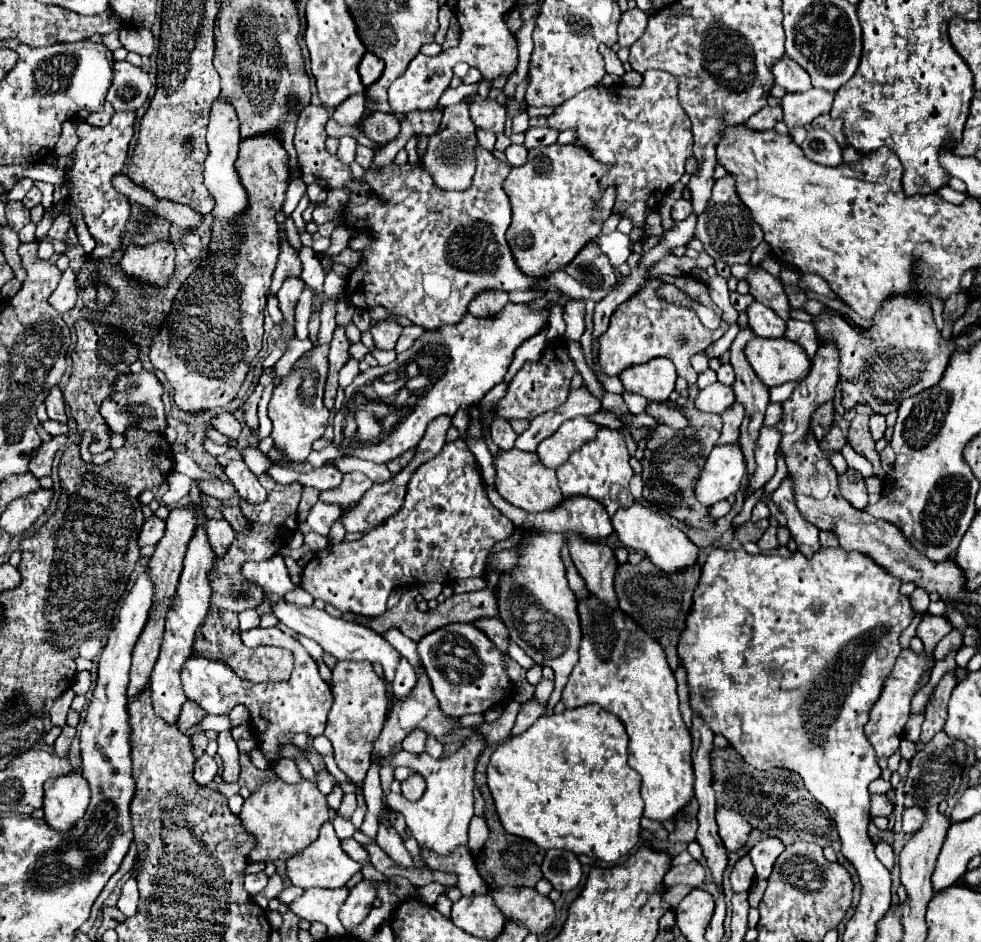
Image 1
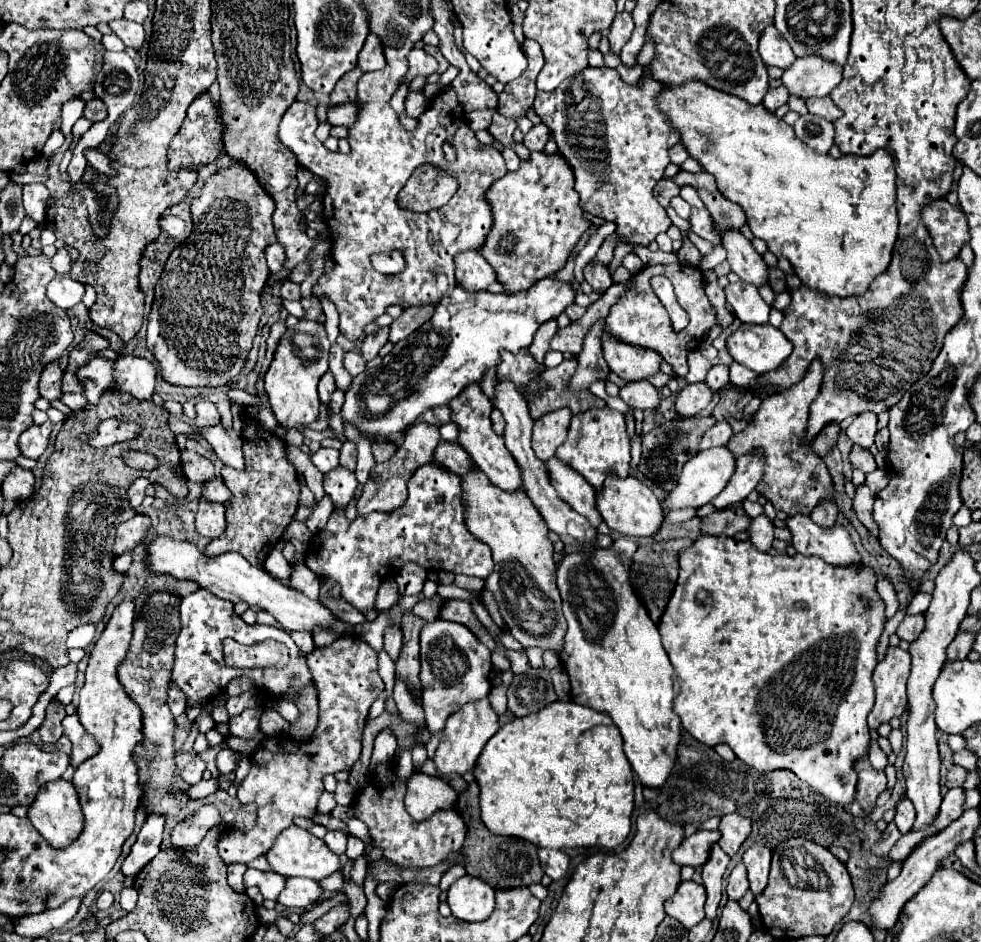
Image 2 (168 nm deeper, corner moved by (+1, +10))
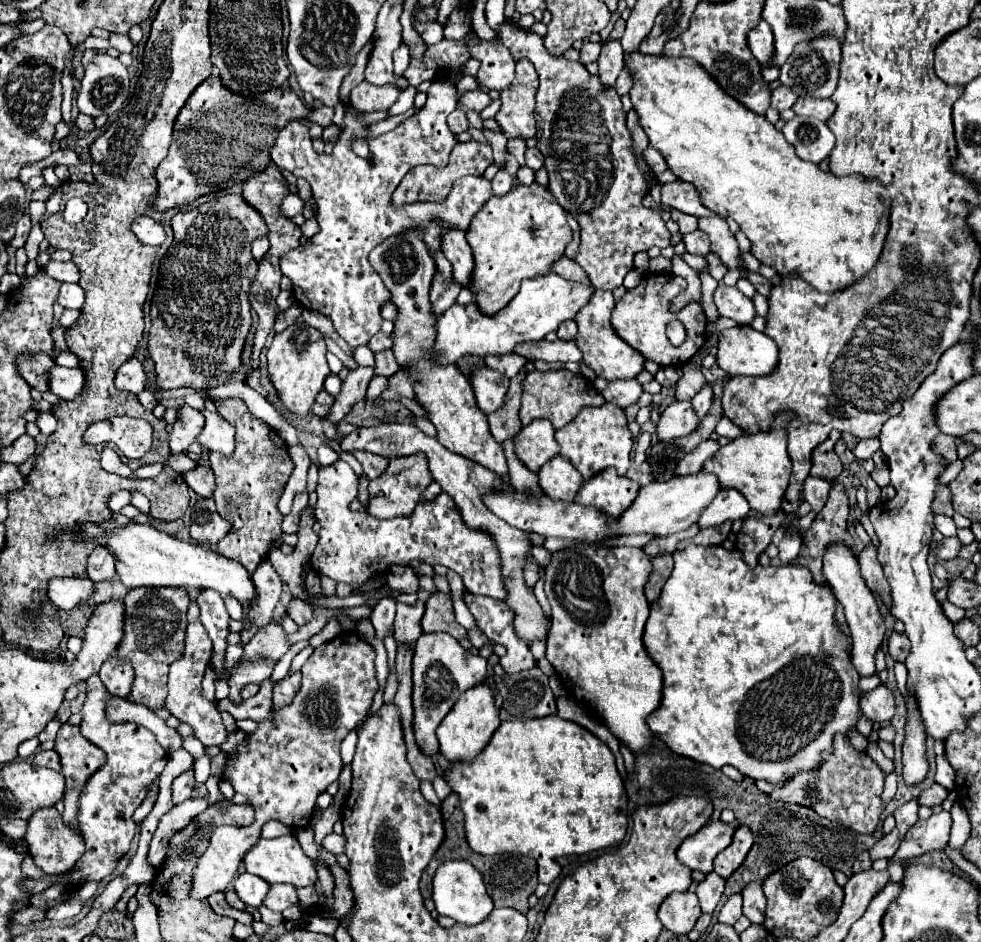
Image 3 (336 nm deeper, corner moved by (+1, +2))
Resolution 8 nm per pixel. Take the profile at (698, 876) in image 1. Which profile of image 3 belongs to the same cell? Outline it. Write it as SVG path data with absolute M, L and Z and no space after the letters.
M721 819L707 823L683 841L683 845L677 851L679 861L691 869L711 873L713 859L731 843L733 833L739 825L741 823L737 819L733 823L723 823Z

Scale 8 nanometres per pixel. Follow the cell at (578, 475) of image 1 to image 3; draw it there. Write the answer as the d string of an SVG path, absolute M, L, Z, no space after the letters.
M611 403L601 407L583 407L569 425L555 431L555 441L561 447L561 455L565 455L575 465L583 479L589 479L607 467L615 467L619 475L625 475L631 465L633 435L627 429L627 417L623 409Z

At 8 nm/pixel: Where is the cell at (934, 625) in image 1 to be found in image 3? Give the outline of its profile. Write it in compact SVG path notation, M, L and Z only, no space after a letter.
M891 633L889 637L889 643L887 643L887 651L893 659L901 661L901 659L907 659L907 653L911 649L911 643L907 641L907 635L905 633Z

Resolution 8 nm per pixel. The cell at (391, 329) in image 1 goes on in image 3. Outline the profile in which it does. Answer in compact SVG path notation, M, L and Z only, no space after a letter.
M357 367L353 371L349 371L349 375L343 381L341 391L335 397L335 403L329 409L329 413L325 415L325 419L331 421L331 423L339 423L341 419L345 419L351 413L353 405L357 401L365 399L365 391L367 391L367 385L369 385L371 377L373 377L371 367Z

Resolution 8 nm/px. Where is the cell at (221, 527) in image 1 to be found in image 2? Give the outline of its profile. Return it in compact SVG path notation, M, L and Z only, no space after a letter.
M201 499L197 517L195 517L195 525L203 537L217 539L225 531L225 507L219 503Z

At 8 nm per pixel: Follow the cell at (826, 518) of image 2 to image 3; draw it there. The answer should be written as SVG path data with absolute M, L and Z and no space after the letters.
M807 477L803 483L803 499L811 505L811 509L817 513L827 501L827 493L831 489L831 483L827 483L821 477Z

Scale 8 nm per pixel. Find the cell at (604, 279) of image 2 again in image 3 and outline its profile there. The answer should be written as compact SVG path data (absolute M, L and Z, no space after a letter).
M597 289L591 297L591 301L575 315L575 323L579 327L577 331L577 347L583 353L583 363L589 365L597 377L603 377L607 381L615 381L615 379L633 379L635 375L639 375L643 371L643 361L645 357L639 355L639 351L631 349L631 345L627 345L611 327L609 317L613 311L615 299L611 295L611 291L603 291Z

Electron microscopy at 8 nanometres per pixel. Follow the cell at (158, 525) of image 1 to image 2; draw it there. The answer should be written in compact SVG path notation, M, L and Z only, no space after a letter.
M137 513L133 519L125 521L117 527L117 541L115 541L115 555L123 555L125 551L133 551L145 537L151 527L151 519L147 515Z

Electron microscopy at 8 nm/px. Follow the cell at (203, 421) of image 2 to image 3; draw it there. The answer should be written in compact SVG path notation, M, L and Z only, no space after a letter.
M183 405L177 409L177 421L169 433L169 447L173 453L185 453L187 447L197 439L199 429L203 429L203 415L189 407Z

